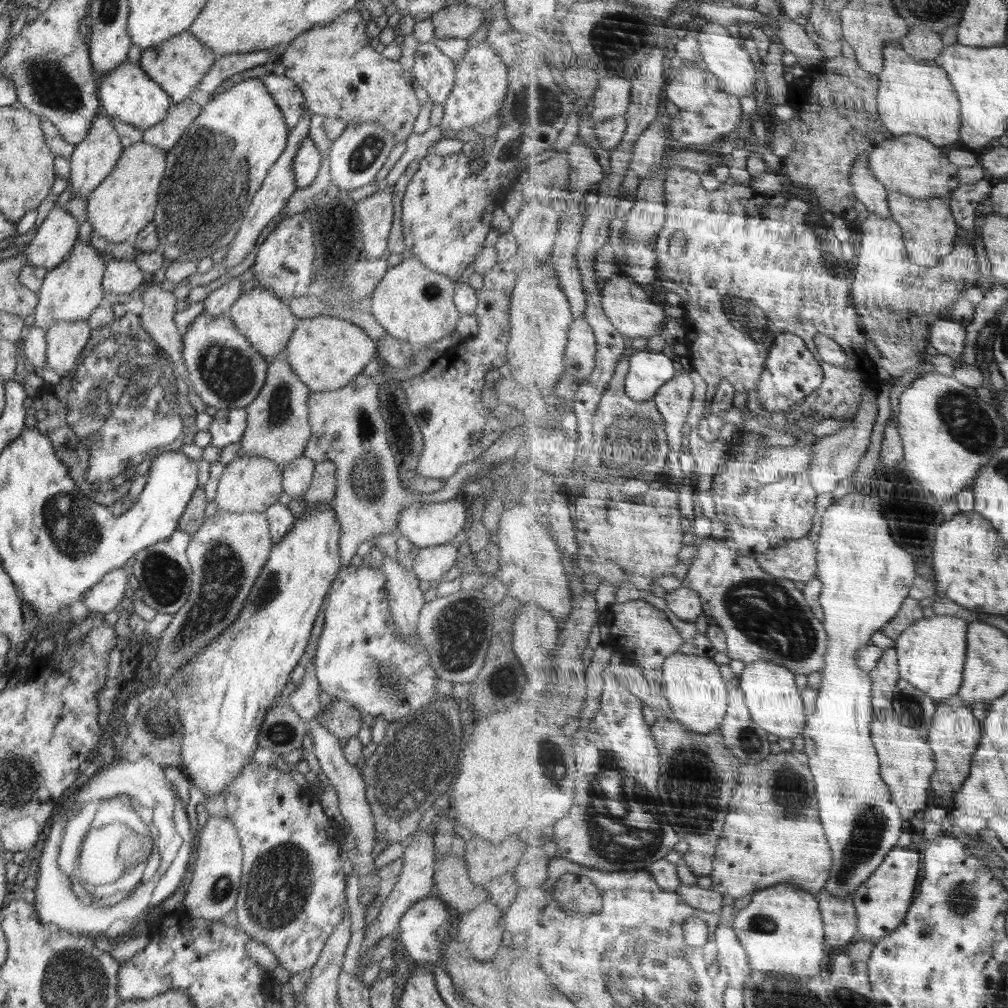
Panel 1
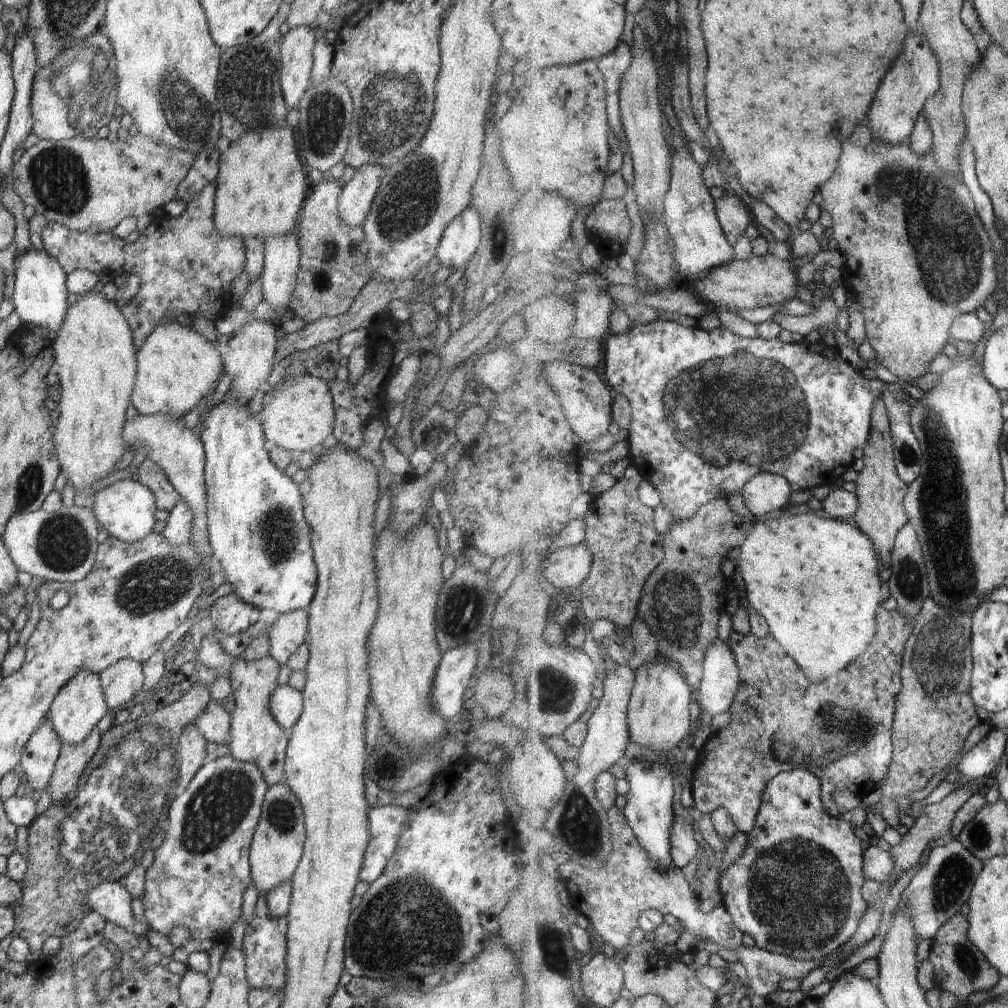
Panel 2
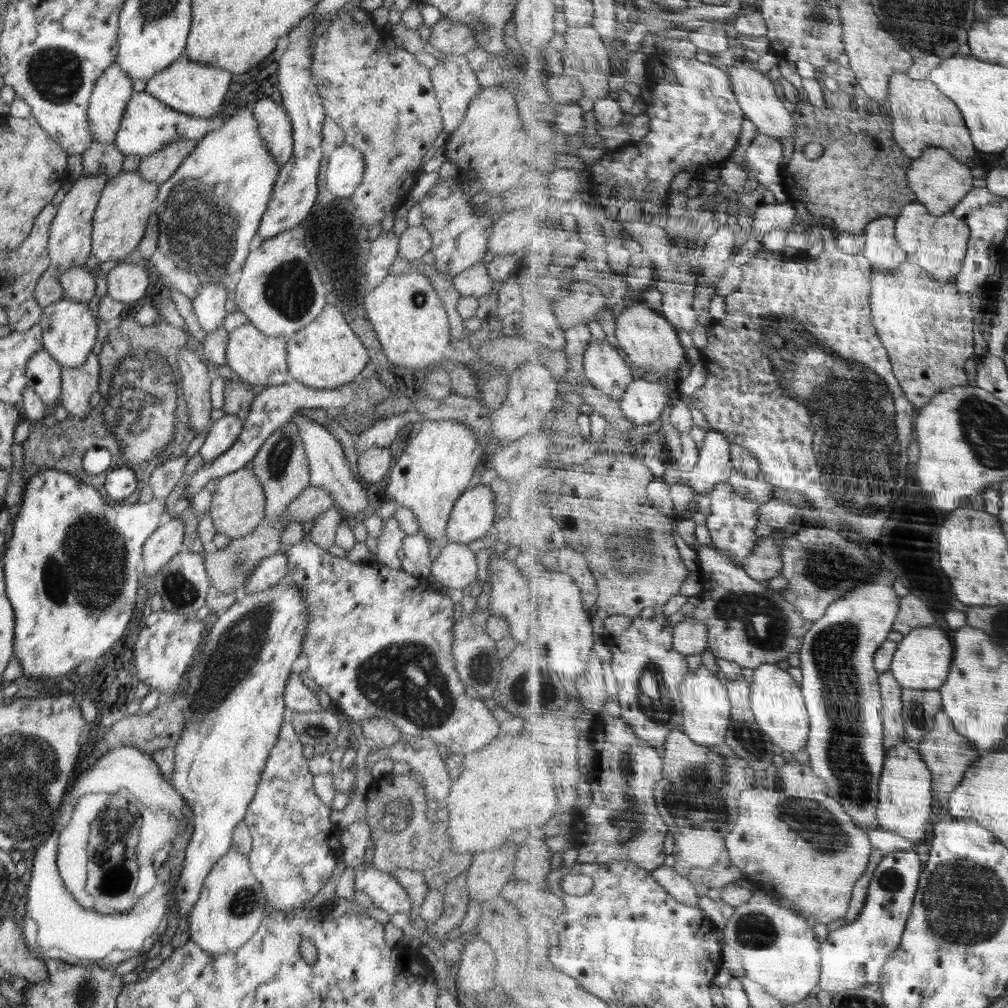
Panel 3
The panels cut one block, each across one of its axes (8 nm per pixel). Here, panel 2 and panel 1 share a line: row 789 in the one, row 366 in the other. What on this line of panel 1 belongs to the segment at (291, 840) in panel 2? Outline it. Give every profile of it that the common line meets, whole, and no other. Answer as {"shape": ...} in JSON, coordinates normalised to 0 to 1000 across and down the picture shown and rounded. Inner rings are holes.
{"shape":[[[282,350],[265,361],[264,379],[256,393],[244,404],[245,424],[239,435],[242,451],[266,454],[279,465],[290,456],[302,452],[304,438],[310,431],[306,420],[305,402],[308,388],[292,371],[288,361],[284,359]]]}

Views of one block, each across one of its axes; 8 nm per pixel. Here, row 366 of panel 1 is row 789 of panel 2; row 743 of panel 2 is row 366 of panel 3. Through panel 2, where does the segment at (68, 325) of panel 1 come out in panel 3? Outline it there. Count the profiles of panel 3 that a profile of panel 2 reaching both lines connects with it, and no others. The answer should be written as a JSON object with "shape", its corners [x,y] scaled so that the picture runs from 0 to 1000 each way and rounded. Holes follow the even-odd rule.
{"shape":[[[93,349],[87,351],[79,365],[62,363],[60,400],[69,413],[83,415],[89,409],[89,395],[97,389],[99,362]]]}

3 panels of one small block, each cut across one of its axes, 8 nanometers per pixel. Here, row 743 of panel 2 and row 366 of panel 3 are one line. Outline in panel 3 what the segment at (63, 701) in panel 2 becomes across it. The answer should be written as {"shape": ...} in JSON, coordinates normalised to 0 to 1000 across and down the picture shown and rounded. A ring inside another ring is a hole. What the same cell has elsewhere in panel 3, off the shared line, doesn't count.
{"shape":[[[66,295],[60,296],[50,304],[45,304],[38,321],[42,326],[42,344],[61,364],[79,365],[97,337],[95,335],[97,322],[87,302],[81,302]]]}

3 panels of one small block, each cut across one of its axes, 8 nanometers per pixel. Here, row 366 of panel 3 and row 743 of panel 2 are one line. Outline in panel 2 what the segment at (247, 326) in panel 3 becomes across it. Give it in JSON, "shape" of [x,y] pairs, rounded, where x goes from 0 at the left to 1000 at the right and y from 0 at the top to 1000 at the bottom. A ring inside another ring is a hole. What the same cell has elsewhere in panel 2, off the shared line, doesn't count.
{"shape":[[[268,651],[255,656],[233,652],[227,669],[233,700],[229,707],[229,723],[226,732],[229,749],[235,755],[252,757],[261,768],[266,781],[282,776],[282,759],[286,731],[284,725],[272,714],[268,706],[268,691],[276,683],[274,673],[278,660]]]}

